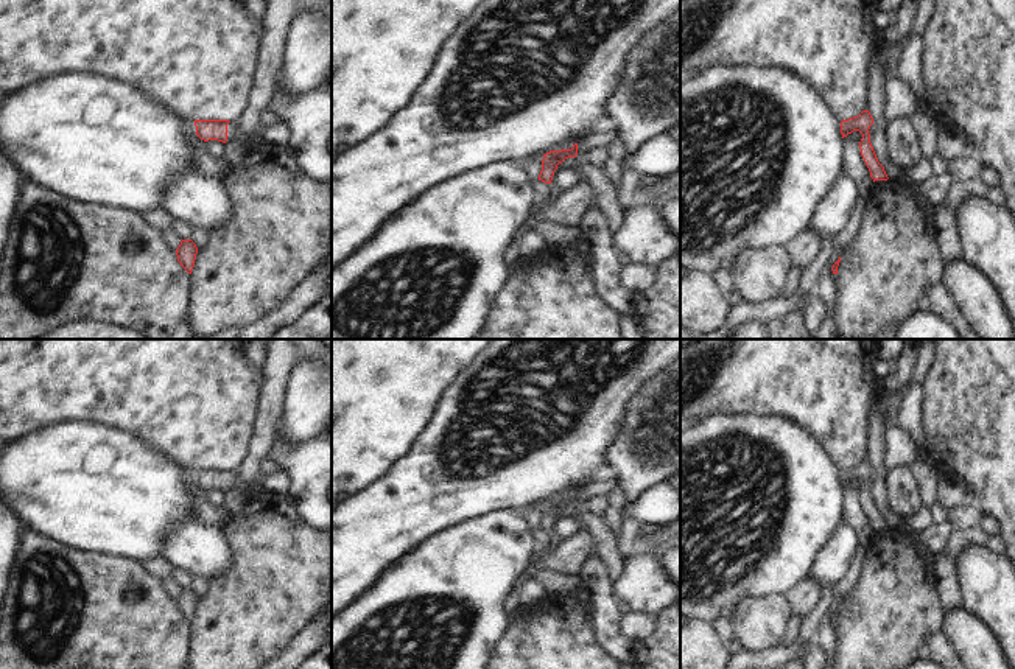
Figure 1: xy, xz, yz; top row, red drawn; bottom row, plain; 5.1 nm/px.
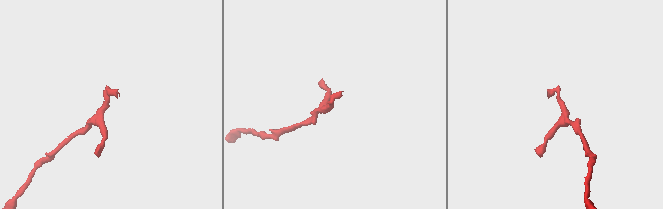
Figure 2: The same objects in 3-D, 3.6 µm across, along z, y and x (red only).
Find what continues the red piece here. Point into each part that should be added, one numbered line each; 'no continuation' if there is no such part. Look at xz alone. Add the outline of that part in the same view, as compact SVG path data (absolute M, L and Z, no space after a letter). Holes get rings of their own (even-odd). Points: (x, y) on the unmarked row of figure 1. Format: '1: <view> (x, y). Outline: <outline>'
no continuation.

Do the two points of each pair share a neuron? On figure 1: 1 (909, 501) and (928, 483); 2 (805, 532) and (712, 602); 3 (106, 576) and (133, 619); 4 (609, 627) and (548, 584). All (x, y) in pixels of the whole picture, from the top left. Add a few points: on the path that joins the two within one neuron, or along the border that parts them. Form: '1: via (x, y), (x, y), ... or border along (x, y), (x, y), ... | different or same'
1: border along (909, 465), (919, 498), (923, 503) | different
2: via (782, 534), (735, 579) | same
3: via (106, 587), (106, 593), (122, 609) | same
4: border along (576, 574), (581, 591) | different

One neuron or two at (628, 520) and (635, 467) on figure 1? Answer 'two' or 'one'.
one

